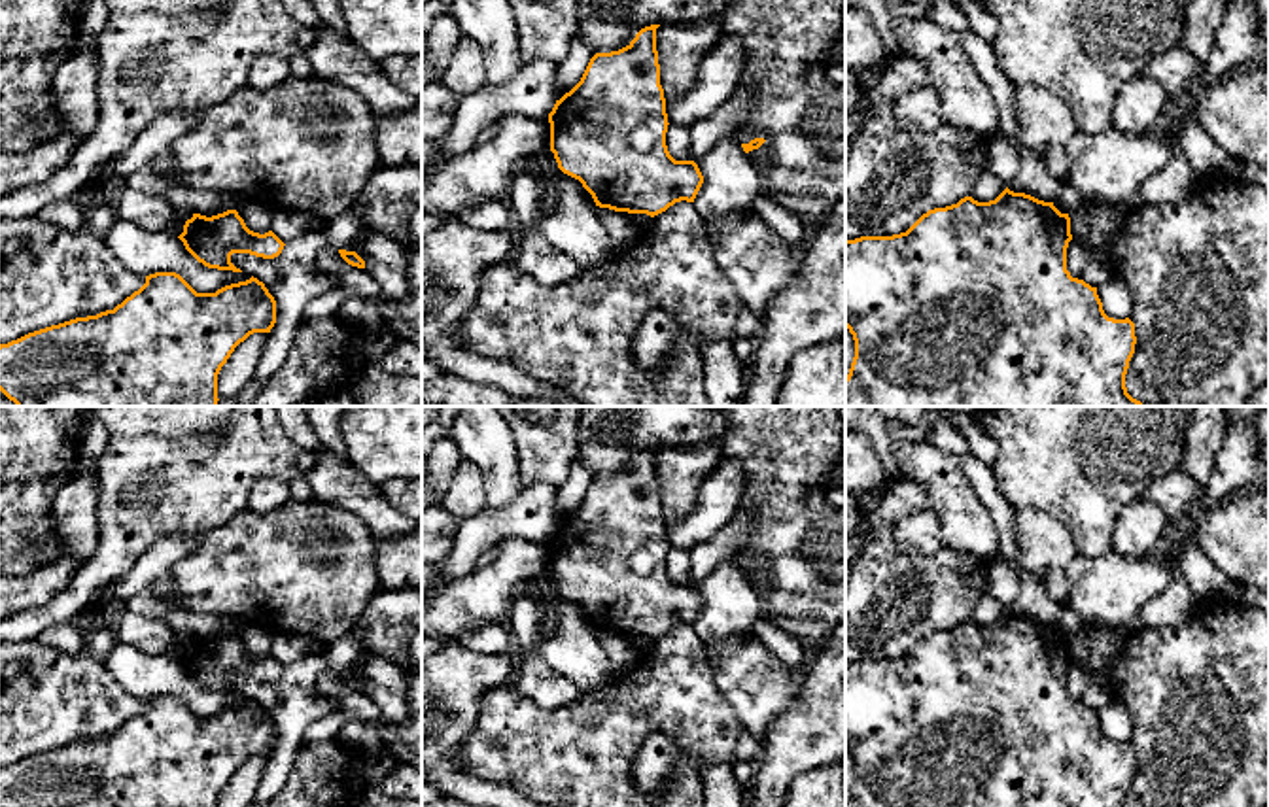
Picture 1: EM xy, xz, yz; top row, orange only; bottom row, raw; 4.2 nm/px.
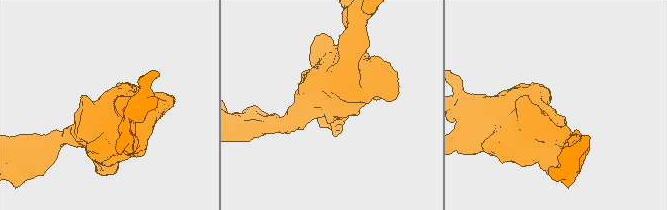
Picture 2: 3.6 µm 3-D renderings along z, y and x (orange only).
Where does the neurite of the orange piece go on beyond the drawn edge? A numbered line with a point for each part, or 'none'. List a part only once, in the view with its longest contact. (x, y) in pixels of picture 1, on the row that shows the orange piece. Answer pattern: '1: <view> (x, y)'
none

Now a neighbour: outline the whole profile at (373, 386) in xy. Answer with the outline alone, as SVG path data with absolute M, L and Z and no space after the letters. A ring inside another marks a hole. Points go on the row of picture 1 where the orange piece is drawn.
M376 363L357 369L348 391L354 406L422 406L422 376L391 374Z

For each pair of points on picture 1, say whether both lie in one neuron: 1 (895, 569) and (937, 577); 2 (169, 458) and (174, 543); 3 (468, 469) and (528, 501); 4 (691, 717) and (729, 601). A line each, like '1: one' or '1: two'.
1: one
2: two
3: two
4: two

